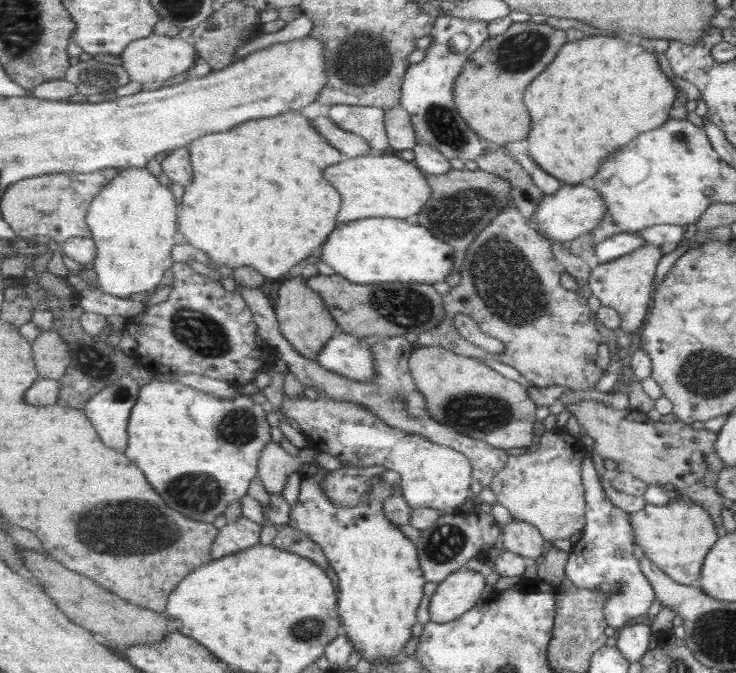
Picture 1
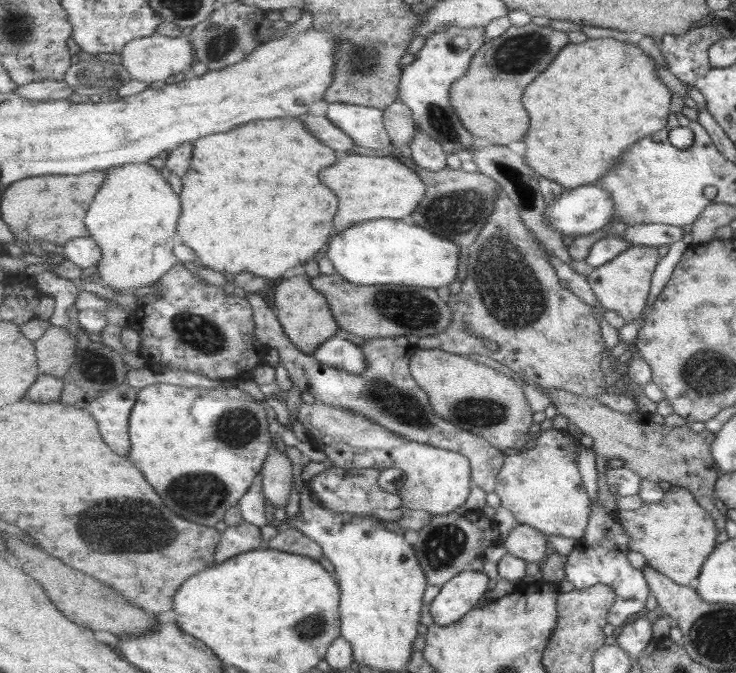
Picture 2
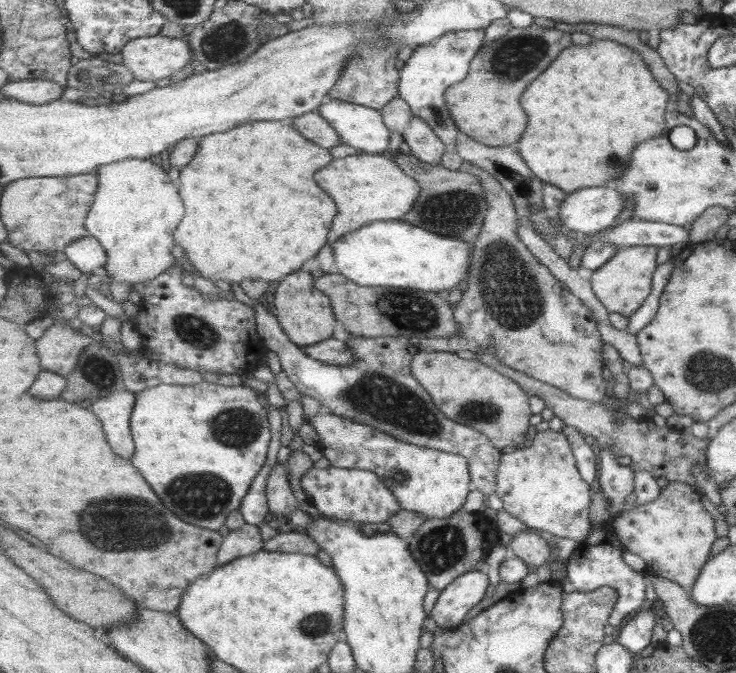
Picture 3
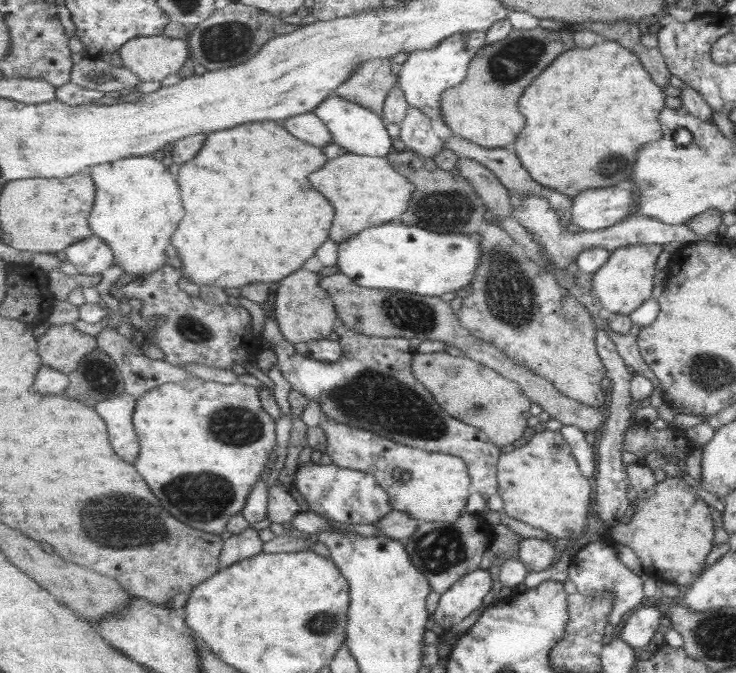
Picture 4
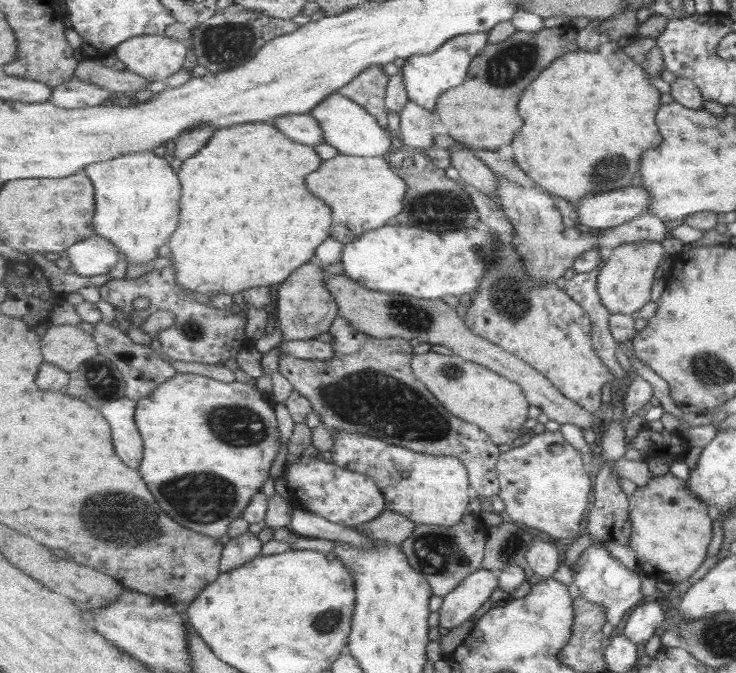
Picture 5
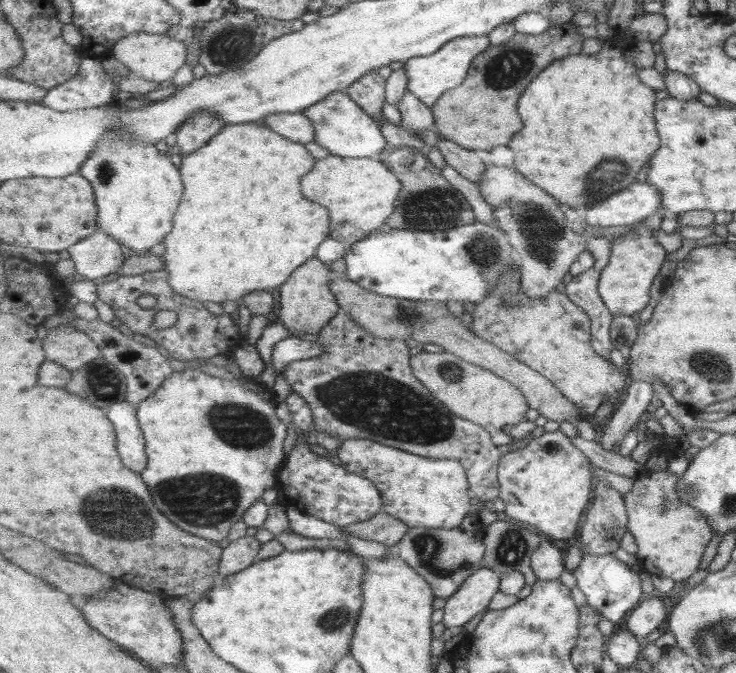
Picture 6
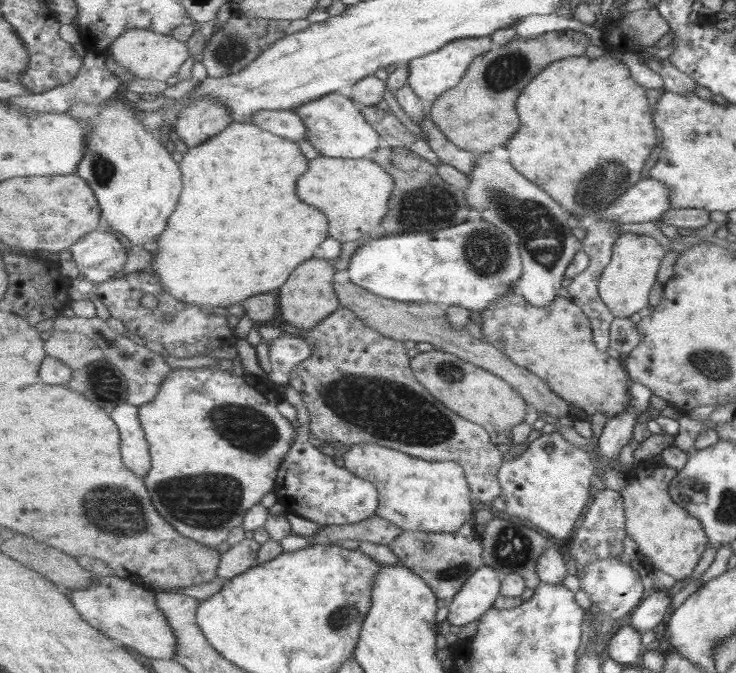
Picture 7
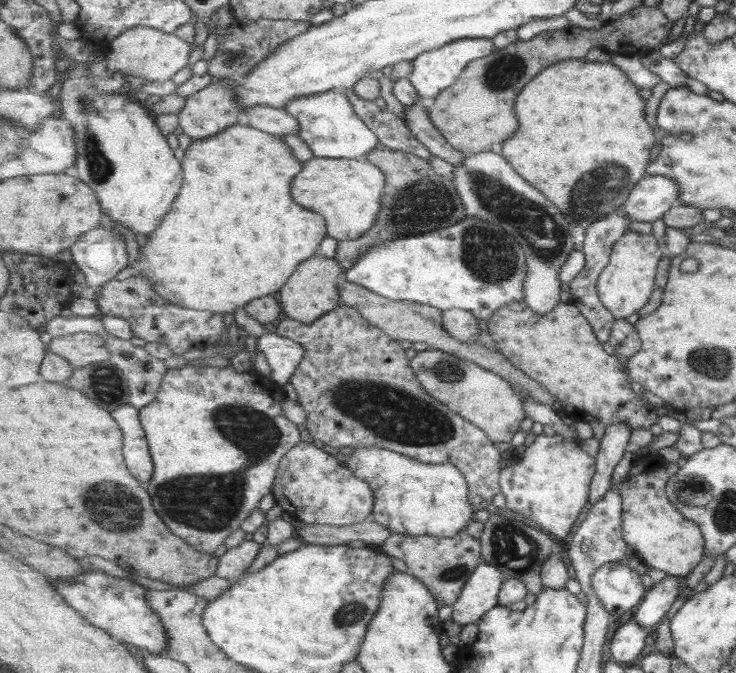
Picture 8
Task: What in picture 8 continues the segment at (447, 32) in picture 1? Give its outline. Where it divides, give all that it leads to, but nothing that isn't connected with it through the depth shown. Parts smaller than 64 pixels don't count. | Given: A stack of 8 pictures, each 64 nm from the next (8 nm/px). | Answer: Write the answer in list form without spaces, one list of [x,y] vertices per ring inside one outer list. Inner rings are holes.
[[[459,39],[446,44],[443,48],[437,48],[431,52],[424,52],[413,60],[413,73],[409,80],[417,89],[422,98],[434,98],[443,92],[443,89],[452,87],[460,79],[462,71],[468,68],[469,63],[474,60],[485,58],[493,54],[496,46],[493,39]]]

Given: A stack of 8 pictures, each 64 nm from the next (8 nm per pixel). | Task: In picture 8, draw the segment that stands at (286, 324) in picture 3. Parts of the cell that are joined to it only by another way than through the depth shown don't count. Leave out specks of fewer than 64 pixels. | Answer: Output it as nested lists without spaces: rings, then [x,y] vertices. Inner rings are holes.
[[[321,252],[305,260],[293,272],[285,287],[281,289],[279,302],[282,312],[289,319],[301,321],[301,324],[313,324],[327,312],[335,310],[343,304],[340,296],[340,287],[337,285],[337,276],[341,274],[341,264],[335,258],[329,258]]]

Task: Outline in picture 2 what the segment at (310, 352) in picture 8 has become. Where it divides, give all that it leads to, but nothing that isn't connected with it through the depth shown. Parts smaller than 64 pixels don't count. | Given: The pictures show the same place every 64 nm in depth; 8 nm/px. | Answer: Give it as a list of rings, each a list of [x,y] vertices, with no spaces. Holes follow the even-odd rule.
[[[249,293],[247,299],[254,310],[257,338],[270,349],[279,352],[279,362],[287,367],[292,382],[299,386],[301,392],[310,393],[317,401],[364,414],[375,423],[409,440],[432,444],[434,447],[468,456],[473,464],[474,484],[487,493],[496,491],[497,478],[505,464],[506,455],[503,454],[503,449],[493,446],[483,436],[477,436],[468,429],[439,418],[433,412],[435,409],[428,393],[413,378],[410,368],[413,355],[419,349],[417,344],[411,344],[405,336],[369,339],[362,345],[368,360],[367,370],[363,374],[347,372],[325,365],[297,348],[285,334],[275,307],[259,293]]]

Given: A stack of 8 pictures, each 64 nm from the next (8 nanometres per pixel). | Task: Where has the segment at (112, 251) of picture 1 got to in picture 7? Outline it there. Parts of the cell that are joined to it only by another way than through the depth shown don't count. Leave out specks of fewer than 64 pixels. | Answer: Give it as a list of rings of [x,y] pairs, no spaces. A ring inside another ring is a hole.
[[[121,95],[101,104],[75,104],[67,113],[89,121],[91,127],[79,176],[87,178],[96,192],[104,225],[123,234],[131,245],[157,243],[177,211],[184,191],[180,163],[165,150],[159,136],[141,124],[140,112]]]

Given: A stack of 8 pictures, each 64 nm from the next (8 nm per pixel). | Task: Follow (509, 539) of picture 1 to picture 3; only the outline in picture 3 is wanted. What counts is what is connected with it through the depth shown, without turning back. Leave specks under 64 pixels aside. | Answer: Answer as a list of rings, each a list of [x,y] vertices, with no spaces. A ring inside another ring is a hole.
[[[520,531],[513,537],[509,554],[524,560],[528,565],[540,570],[540,566],[547,564],[551,558],[551,546],[545,538],[535,532]]]

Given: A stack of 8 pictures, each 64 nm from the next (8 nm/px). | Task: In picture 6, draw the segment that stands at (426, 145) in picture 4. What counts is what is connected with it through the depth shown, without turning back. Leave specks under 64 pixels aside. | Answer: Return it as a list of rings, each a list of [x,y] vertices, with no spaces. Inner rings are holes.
[[[407,90],[405,98],[401,98],[401,104],[397,104],[397,108],[401,114],[403,128],[407,128],[415,139],[420,140],[423,132],[436,129],[435,115],[431,107],[421,102],[413,92]]]

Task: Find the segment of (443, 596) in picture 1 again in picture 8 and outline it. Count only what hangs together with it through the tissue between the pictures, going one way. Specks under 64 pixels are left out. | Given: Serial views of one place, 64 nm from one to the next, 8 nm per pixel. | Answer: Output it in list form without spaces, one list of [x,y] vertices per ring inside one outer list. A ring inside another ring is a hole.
[[[481,560],[452,606],[453,621],[461,626],[481,621],[489,610],[499,605],[499,595],[506,579],[495,566]]]

